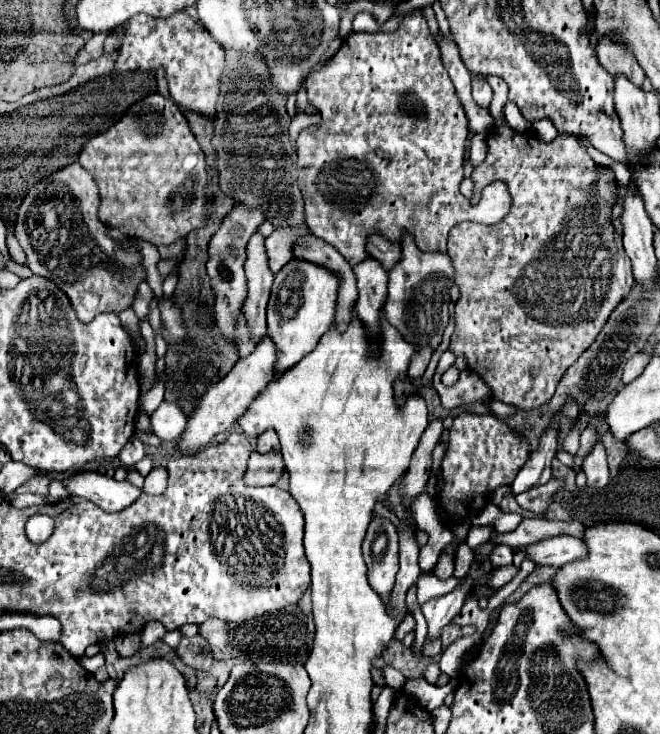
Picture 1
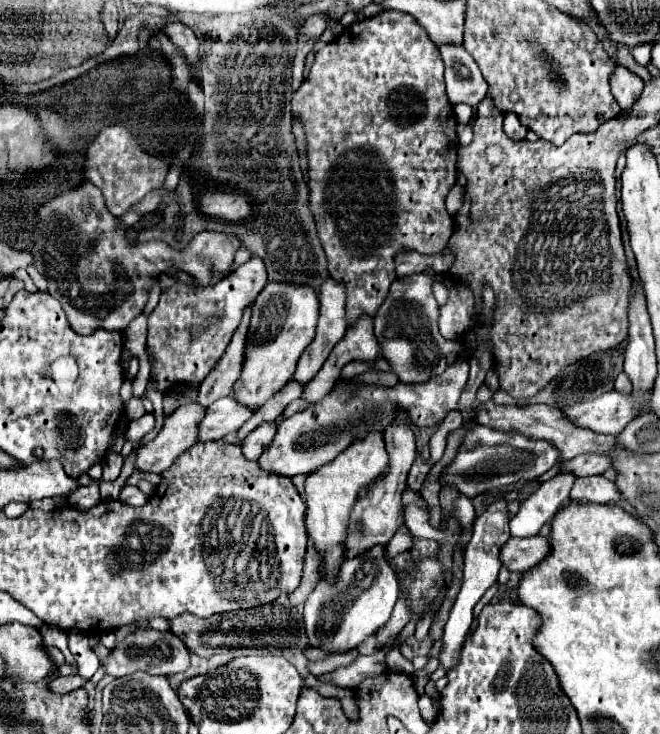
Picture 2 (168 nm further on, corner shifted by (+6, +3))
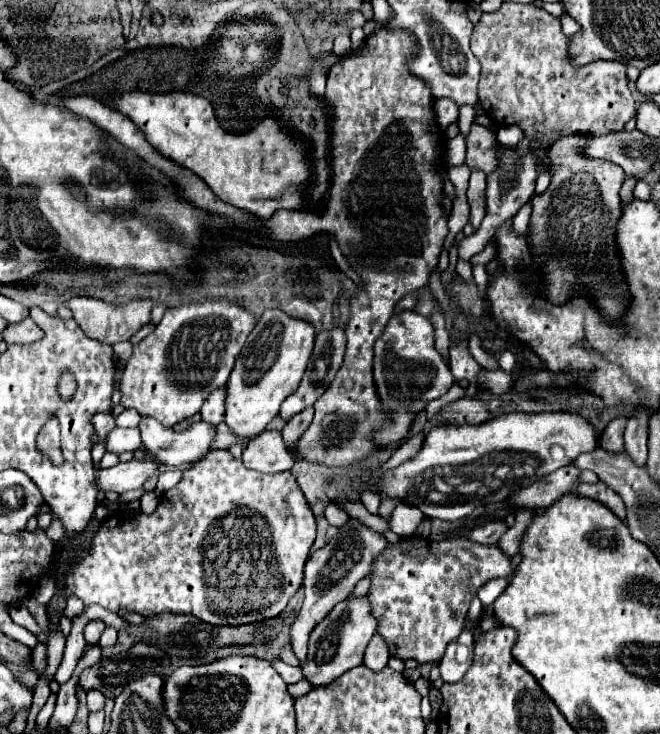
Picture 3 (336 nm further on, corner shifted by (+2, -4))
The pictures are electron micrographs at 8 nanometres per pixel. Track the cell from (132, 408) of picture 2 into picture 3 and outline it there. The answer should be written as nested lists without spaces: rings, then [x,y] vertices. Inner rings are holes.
[[[144,415],[140,419],[140,431],[148,453],[154,453],[156,459],[160,459],[164,465],[178,467],[182,463],[194,463],[208,455],[218,427],[206,421],[198,421],[188,429],[176,433],[174,429],[168,429],[156,419]]]

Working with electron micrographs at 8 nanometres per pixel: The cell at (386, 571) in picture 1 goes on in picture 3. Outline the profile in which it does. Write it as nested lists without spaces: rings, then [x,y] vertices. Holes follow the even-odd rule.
[[[368,595],[362,597],[348,597],[334,605],[334,609],[312,629],[310,647],[308,647],[308,663],[302,663],[304,679],[308,679],[314,687],[330,683],[338,679],[348,669],[356,667],[364,659],[364,651],[368,641],[378,629],[378,619],[372,615]]]

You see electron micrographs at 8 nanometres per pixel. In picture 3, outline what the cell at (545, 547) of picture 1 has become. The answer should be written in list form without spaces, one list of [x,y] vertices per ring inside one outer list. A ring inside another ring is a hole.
[[[406,537],[400,543],[390,543],[388,551],[376,559],[372,567],[372,587],[370,587],[370,603],[372,615],[378,619],[378,633],[386,639],[390,647],[390,655],[402,659],[416,659],[418,663],[438,661],[444,655],[446,643],[456,639],[464,627],[464,615],[468,611],[470,599],[476,595],[478,587],[488,579],[514,575],[512,559],[496,545],[480,545],[468,539],[444,539],[438,543],[426,541],[422,537]]]

